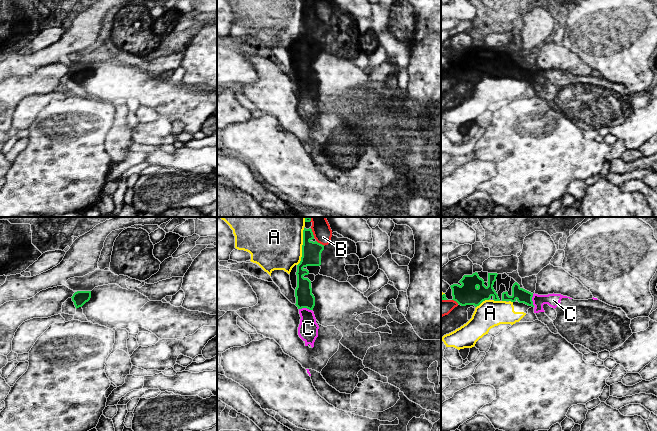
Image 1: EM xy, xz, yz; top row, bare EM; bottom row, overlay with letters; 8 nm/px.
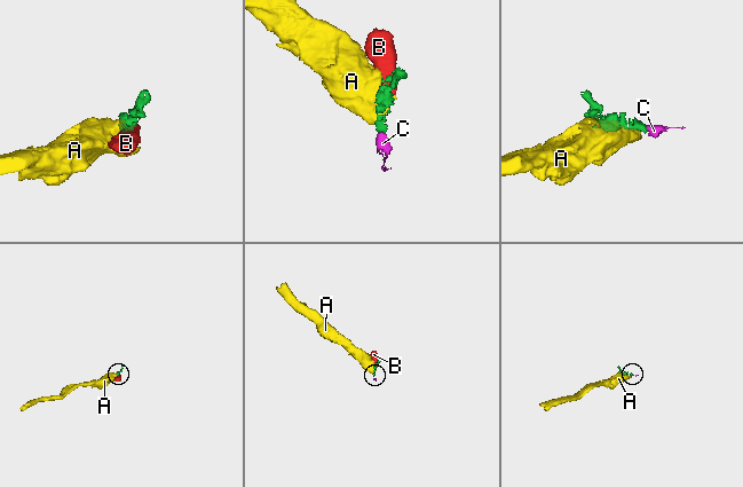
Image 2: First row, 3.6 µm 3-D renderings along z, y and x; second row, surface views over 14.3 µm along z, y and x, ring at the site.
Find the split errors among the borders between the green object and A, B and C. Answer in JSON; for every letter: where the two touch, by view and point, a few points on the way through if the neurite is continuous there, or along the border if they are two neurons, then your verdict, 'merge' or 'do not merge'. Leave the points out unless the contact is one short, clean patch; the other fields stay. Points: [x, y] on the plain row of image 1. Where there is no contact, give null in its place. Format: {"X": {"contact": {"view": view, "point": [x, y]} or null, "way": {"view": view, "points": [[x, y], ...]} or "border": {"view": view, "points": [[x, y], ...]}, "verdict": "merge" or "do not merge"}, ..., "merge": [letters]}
{"A": {"contact": {"view": "xz", "point": [302, 23]}, "verdict": "do not merge"}, "B": {"contact": {"view": "xz", "point": [319, 19]}, "border": {"view": "xz", "points": [[316, 16], [324, 21]]}, "verdict": "do not merge"}, "C": {"contact": {"view": "xz", "point": [305, 83]}, "way": {"view": "xz", "points": [[304, 74], [305, 83], [308, 104]]}, "verdict": "merge"}, "merge": ["C"]}

